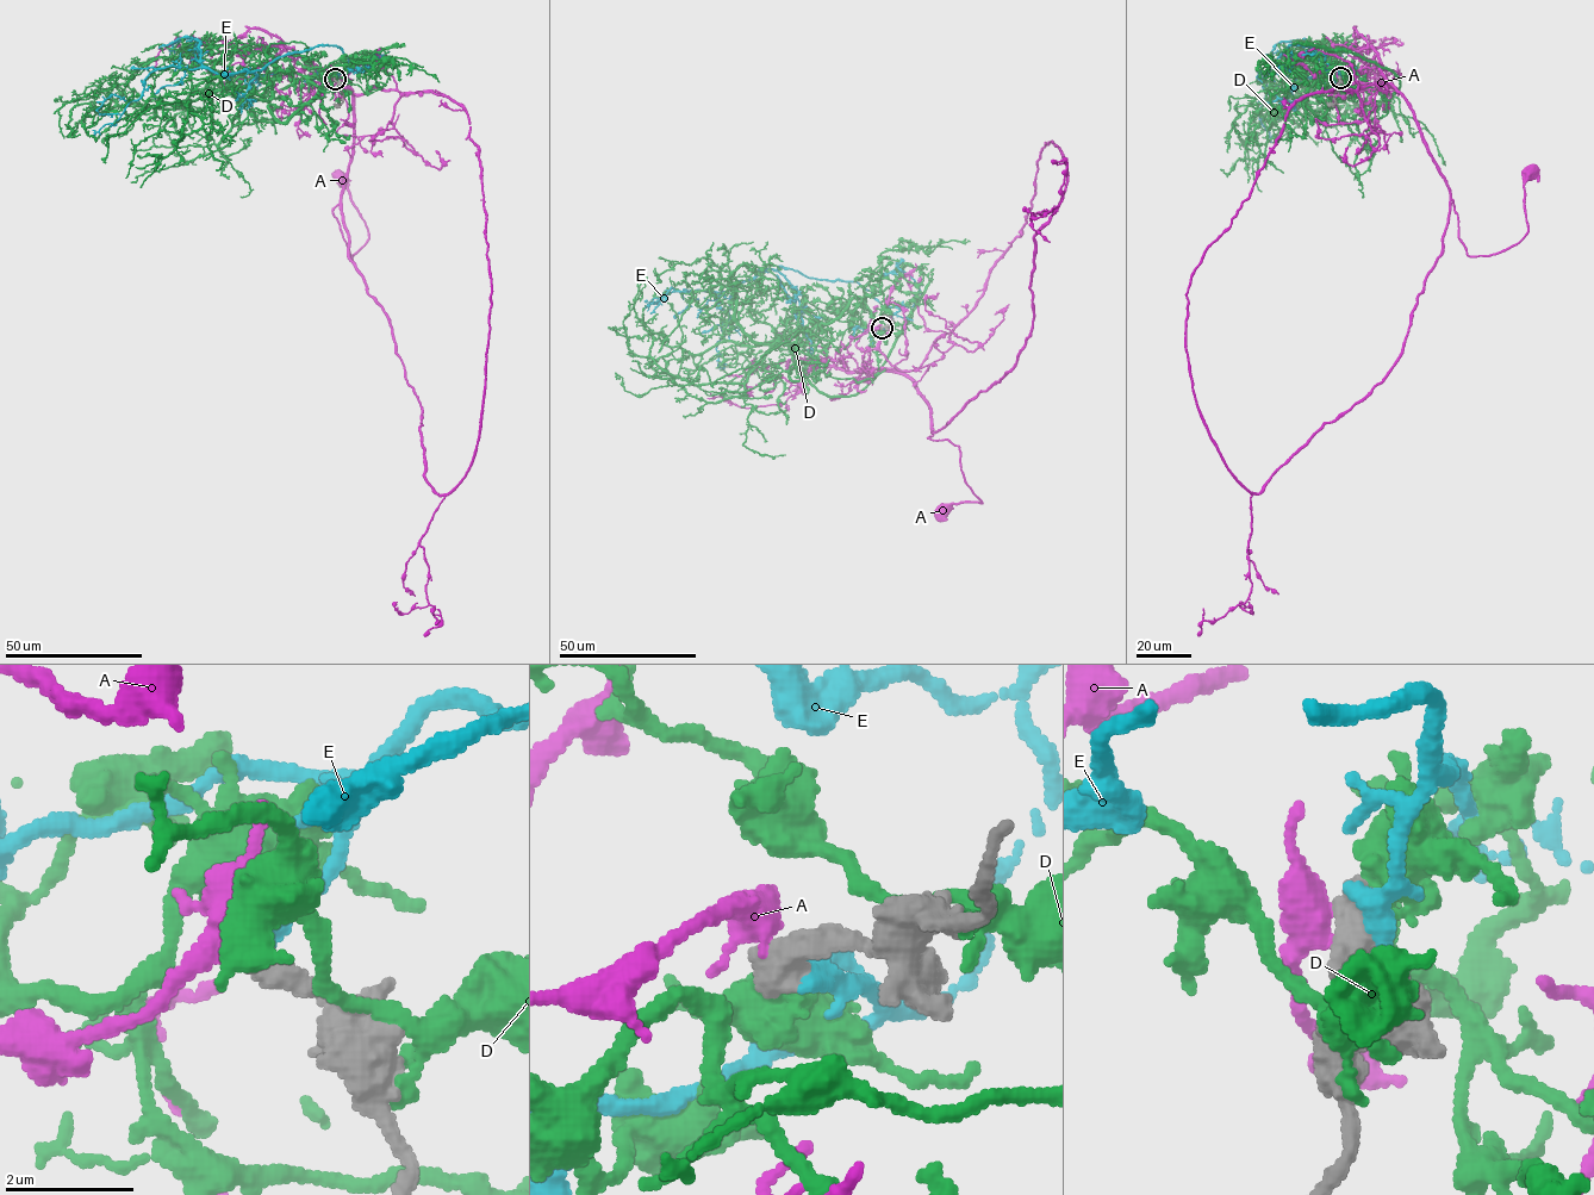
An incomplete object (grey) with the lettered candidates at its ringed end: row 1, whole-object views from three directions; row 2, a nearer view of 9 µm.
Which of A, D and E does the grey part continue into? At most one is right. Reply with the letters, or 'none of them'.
E

